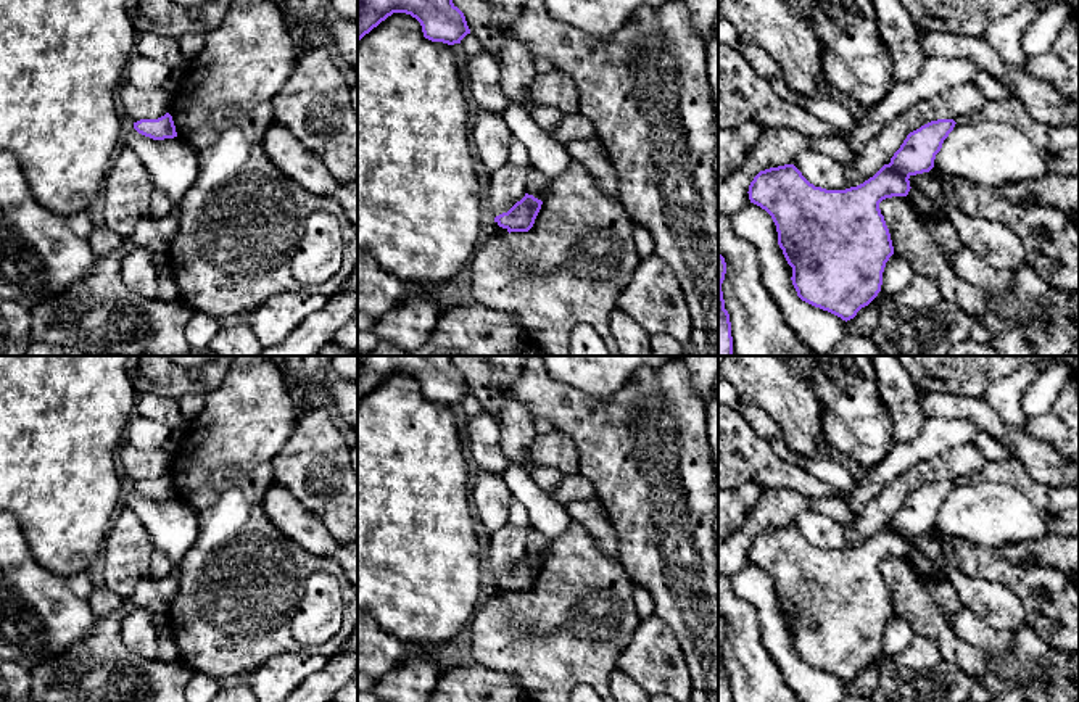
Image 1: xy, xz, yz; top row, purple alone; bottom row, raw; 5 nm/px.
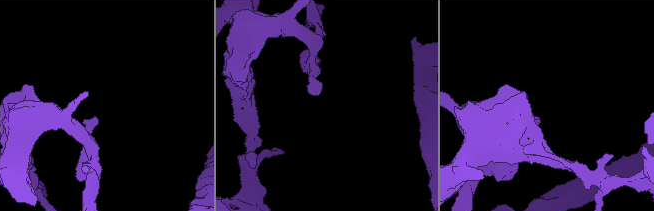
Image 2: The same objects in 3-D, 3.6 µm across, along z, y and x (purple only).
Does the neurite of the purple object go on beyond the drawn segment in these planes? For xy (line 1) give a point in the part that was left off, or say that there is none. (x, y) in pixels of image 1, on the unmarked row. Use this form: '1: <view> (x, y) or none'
1: none

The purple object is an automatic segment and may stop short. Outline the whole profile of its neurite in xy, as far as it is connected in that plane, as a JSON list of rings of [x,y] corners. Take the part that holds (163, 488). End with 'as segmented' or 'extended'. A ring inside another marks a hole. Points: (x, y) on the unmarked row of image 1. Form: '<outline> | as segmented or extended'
[[[166,473],[164,477],[158,480],[140,480],[134,483],[134,489],[153,501],[164,501],[164,499],[174,499],[177,498],[176,486],[172,481],[172,477]]] | as segmented

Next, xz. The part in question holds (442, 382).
[[[358,356],[358,403],[393,374],[415,378],[432,403],[454,406],[470,394],[453,356]]] | as segmented

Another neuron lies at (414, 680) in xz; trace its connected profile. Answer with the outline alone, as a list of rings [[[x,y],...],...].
[[[412,646],[404,662],[377,679],[370,692],[378,702],[427,702],[444,670],[432,647]]]

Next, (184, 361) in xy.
[[[167,356],[180,367],[200,367],[217,361],[222,356]]]

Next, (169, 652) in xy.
[[[169,626],[158,630],[158,647],[161,652],[163,663],[182,662],[179,647],[174,641],[174,636],[172,636],[172,631],[169,630]]]

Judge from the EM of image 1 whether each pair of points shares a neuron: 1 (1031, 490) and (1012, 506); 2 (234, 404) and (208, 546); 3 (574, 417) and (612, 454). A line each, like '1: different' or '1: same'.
1: different
2: same
3: same

